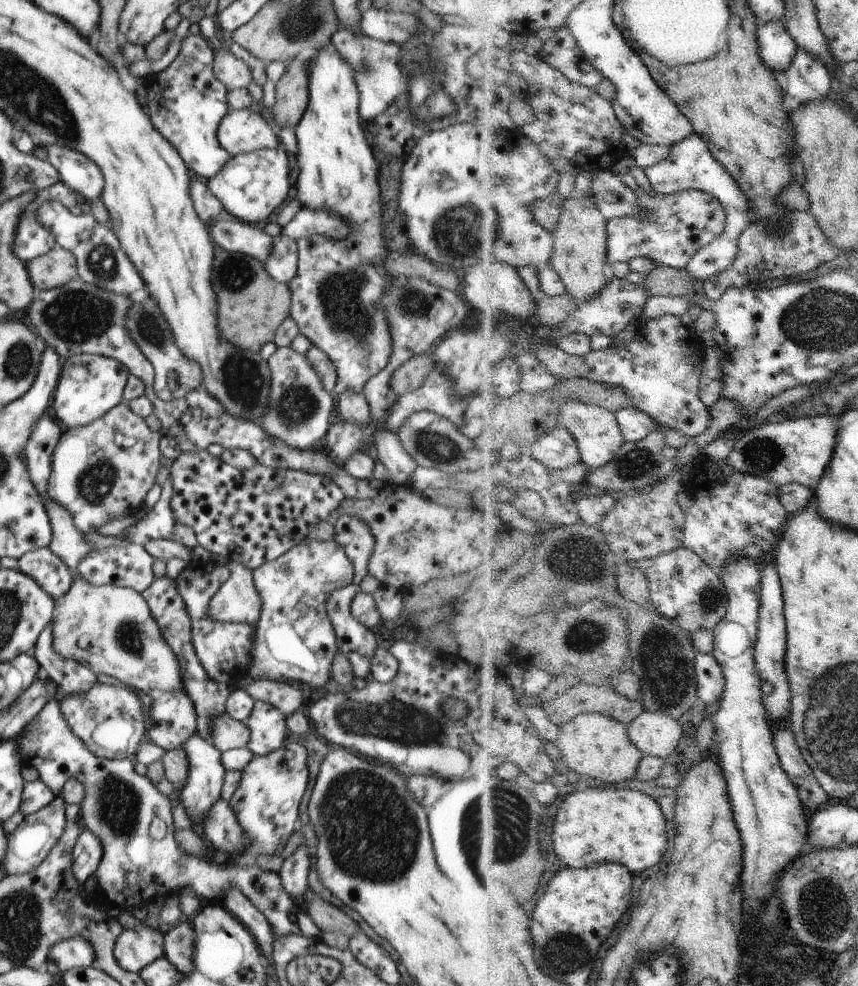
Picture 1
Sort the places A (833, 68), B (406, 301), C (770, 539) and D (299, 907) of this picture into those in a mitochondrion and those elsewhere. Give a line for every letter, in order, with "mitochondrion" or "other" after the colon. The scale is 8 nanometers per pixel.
A: other
B: mitochondrion
C: other
D: other

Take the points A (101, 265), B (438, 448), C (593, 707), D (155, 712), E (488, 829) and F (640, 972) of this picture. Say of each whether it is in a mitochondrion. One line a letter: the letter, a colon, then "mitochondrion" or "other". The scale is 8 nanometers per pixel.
A: mitochondrion
B: mitochondrion
C: other
D: other
E: mitochondrion
F: mitochondrion

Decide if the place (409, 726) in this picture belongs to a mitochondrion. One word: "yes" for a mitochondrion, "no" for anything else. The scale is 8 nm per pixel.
yes

